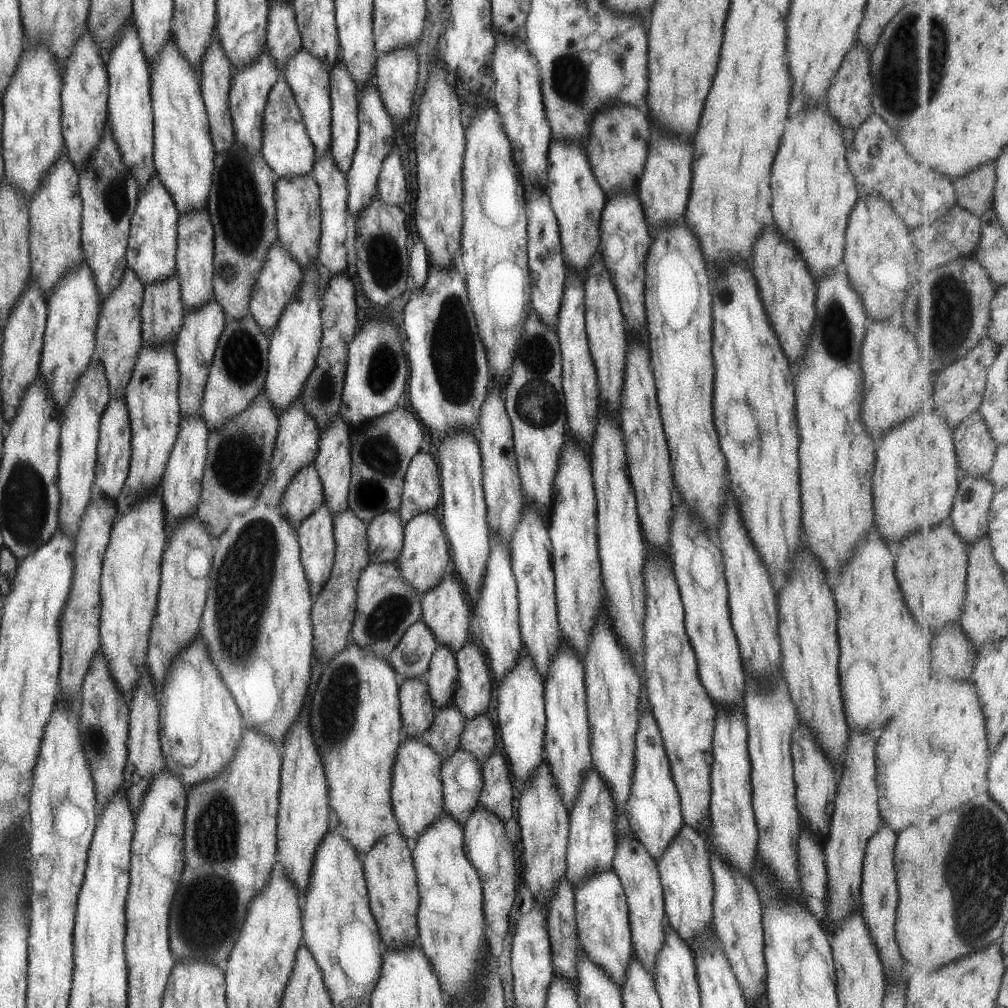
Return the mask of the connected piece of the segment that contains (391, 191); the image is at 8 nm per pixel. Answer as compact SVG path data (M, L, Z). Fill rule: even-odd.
M391 148L387 157L382 161L376 183L376 198L386 204L397 205L403 203L407 192L407 182L403 174L403 166L399 154Z

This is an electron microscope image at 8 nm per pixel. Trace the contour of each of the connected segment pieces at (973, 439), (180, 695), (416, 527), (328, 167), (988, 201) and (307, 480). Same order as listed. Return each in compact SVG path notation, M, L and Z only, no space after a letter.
M980 410L954 432L961 475L990 477L999 444L991 435Z
M199 632L171 658L160 682L160 689L157 690L156 702L159 708L158 742L165 768L187 788L222 771L238 744L240 730L243 729L242 719L236 703L219 676L219 670L210 658L206 642L200 640Z
M433 510L415 514L404 524L403 545L399 557L396 559L402 580L407 582L416 593L421 596L429 588L435 587L450 563L450 549L447 548L442 524L435 518Z
M329 149L320 156L314 156L312 170L310 172L314 182L318 187L318 202L320 209L320 236L318 239L318 254L316 258L325 267L332 277L335 274L345 271L347 267L346 250L344 248L345 228L345 209L348 198L346 186L346 172L336 167L332 160Z
M993 162L952 180L958 199L957 204L962 208L969 210L979 218L994 208L997 178Z
M310 463L291 476L279 498L278 508L288 523L296 528L323 500L321 480L315 466Z

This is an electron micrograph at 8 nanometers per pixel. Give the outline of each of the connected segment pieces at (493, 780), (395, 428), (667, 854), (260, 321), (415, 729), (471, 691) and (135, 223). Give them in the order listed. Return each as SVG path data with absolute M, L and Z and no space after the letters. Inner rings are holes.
M499 747L482 762L482 790L478 795L478 805L503 822L513 816L513 788L509 770L509 764Z
M395 406L390 412L380 415L371 422L363 424L351 431L350 434L350 482L346 506L361 521L367 523L384 511L397 510L400 506L402 485L404 484L405 470L411 458L420 450L423 442L423 432L415 414L407 412L405 408Z
M683 824L656 862L662 887L665 923L687 944L694 943L707 927L711 927L712 881L708 866L705 838L693 827Z
M275 240L264 253L262 268L257 274L248 299L248 312L268 338L270 331L275 327L279 314L283 311L284 305L292 300L292 296L300 284L301 274L300 265L287 255L287 252Z
M406 677L398 686L402 737L419 737L431 725L434 708L425 678Z
M465 642L454 654L457 679L451 703L465 720L485 713L491 696L491 670L475 642Z
M154 171L150 180L142 187L136 199L134 212L130 216L128 242L125 252L125 264L136 273L144 286L146 283L158 283L170 276L175 267L176 221L178 211L167 188Z

